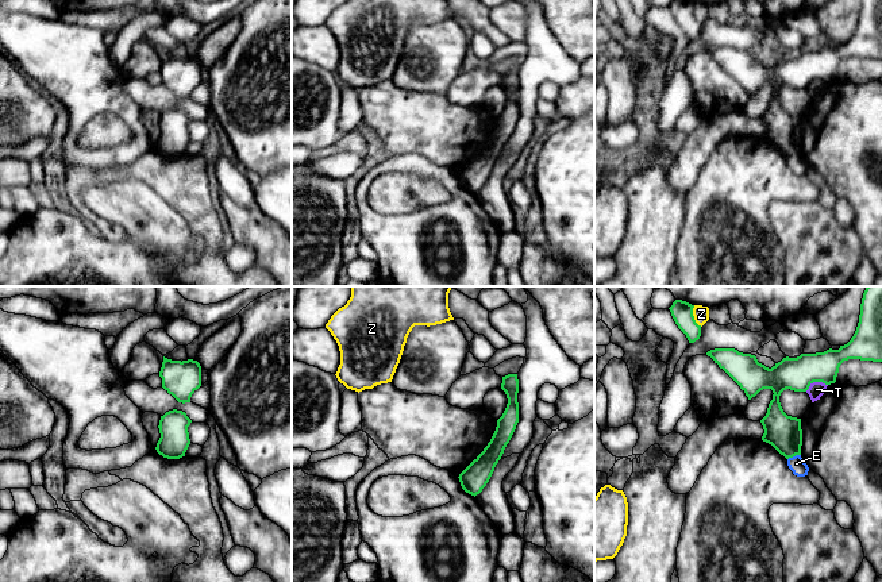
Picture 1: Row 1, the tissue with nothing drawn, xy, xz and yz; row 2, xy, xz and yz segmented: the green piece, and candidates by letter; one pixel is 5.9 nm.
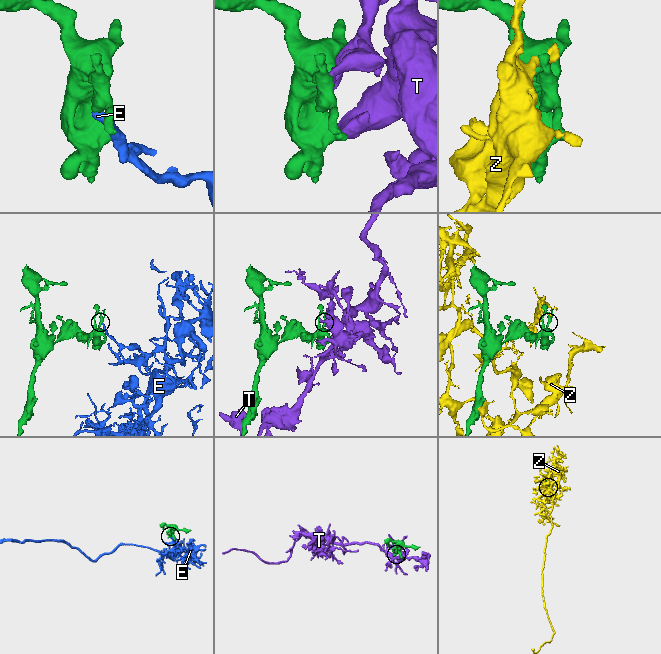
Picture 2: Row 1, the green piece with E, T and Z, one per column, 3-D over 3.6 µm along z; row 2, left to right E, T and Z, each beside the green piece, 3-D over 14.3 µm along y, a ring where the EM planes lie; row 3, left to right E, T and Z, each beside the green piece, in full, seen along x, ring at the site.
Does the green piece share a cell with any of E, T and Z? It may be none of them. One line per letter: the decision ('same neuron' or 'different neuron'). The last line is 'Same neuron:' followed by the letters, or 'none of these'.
E: different neuron
T: different neuron
Z: different neuron
Same neuron: none of these

